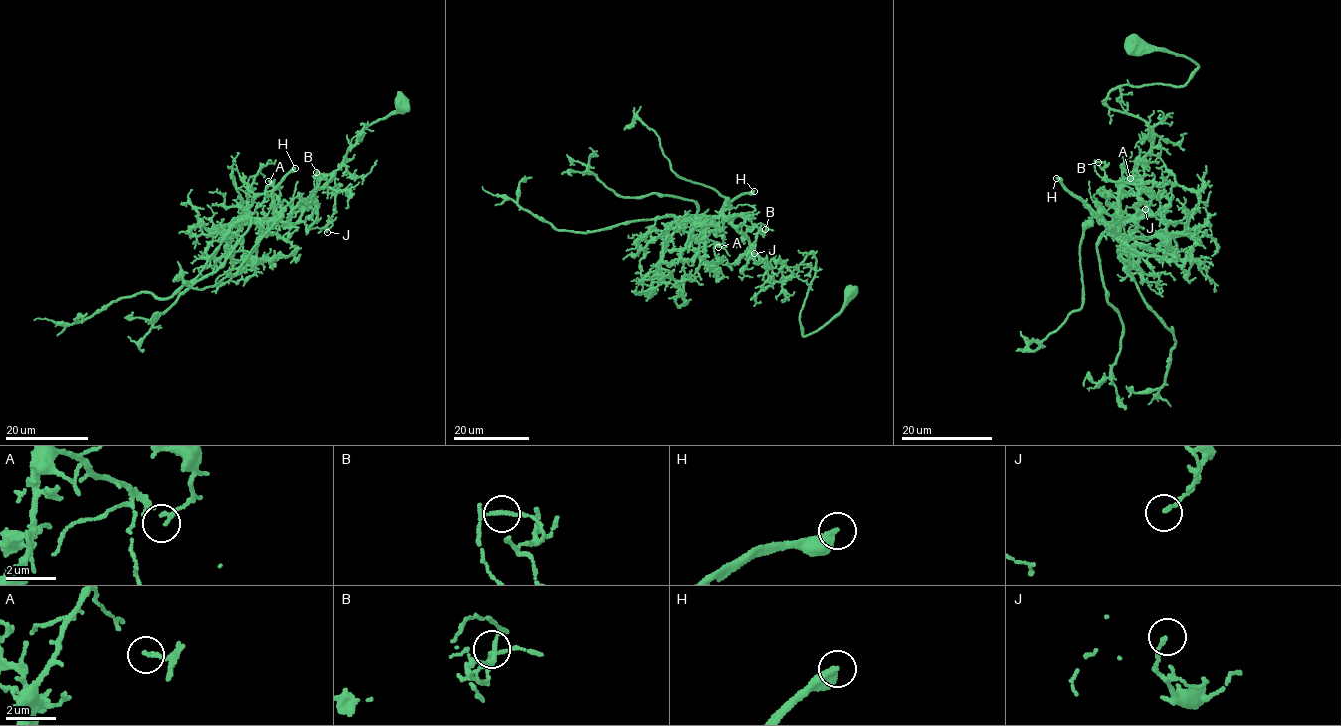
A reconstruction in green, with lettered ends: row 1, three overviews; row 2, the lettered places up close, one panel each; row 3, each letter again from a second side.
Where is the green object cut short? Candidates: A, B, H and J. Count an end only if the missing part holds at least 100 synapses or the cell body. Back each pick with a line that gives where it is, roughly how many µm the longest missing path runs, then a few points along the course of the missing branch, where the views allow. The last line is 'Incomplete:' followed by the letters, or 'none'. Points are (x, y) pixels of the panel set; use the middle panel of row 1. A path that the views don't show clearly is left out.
H: Place: (754, 191). Missing length about 60 µm. Course of what is missing: (754, 191), (801, 158), (813, 144), (803, 136), (798, 121), (788, 117), (773, 101), (765, 111), (772, 124)
Incomplete: H

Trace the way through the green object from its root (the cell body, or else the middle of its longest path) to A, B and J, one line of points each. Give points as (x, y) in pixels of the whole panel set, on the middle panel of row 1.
A: (850, 293), (804, 335), (814, 268), (775, 280), (727, 217), (693, 220), (717, 226), (718, 247)
B: (850, 293), (838, 314), (804, 335), (800, 310), (815, 268), (799, 264), (775, 280), (750, 248), (765, 229)
J: (850, 293), (838, 314), (804, 335), (800, 310), (815, 268), (799, 264), (775, 280), (754, 253)

